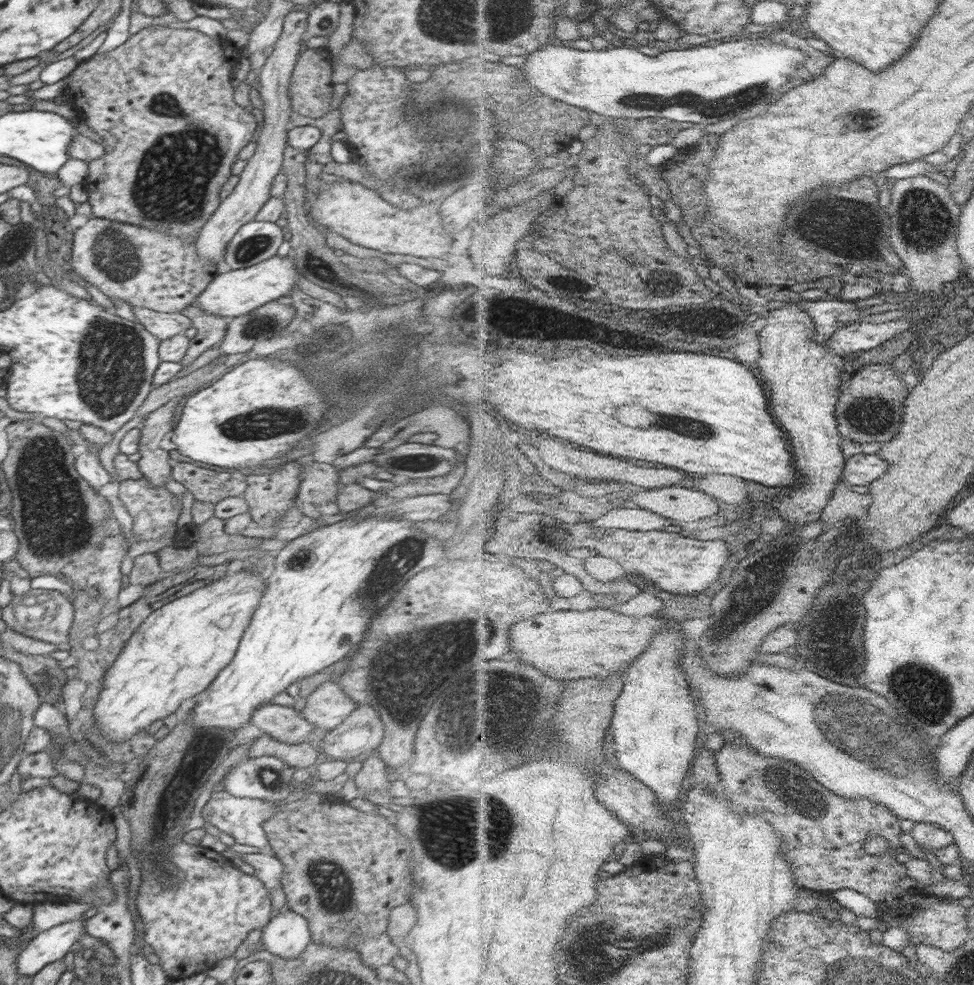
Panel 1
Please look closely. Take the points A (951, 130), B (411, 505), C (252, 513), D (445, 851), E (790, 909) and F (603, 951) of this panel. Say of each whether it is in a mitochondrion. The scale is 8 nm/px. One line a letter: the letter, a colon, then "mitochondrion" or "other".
A: other
B: other
C: other
D: mitochondrion
E: other
F: mitochondrion

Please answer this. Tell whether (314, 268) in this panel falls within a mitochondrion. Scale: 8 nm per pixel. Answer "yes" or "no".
no

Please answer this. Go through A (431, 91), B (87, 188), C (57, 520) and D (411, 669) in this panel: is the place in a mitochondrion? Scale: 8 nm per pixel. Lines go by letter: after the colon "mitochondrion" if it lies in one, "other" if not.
A: mitochondrion
B: other
C: mitochondrion
D: mitochondrion

